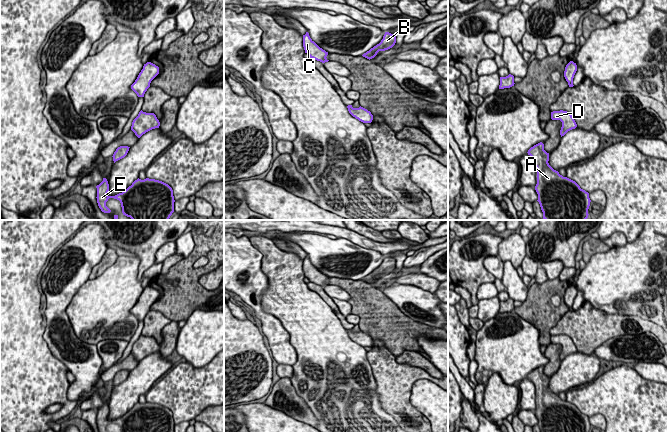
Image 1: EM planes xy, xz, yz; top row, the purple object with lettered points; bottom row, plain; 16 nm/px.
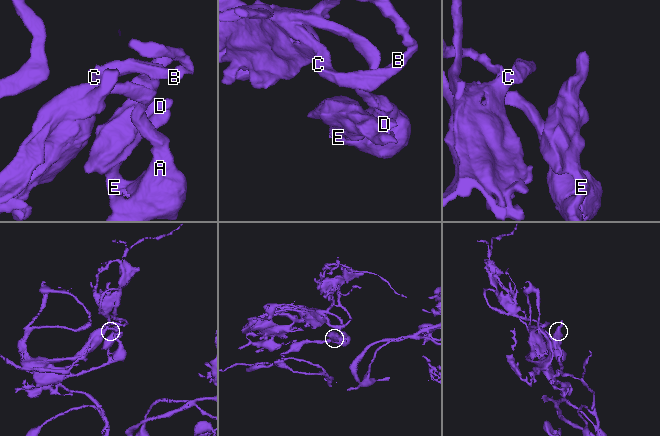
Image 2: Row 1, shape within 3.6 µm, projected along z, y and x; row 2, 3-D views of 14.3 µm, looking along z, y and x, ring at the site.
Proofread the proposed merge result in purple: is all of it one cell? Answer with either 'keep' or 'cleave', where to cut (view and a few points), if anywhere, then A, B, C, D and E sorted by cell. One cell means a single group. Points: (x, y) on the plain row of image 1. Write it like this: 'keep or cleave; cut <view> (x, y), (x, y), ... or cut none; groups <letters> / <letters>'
keep; cut none; groups A B C D E

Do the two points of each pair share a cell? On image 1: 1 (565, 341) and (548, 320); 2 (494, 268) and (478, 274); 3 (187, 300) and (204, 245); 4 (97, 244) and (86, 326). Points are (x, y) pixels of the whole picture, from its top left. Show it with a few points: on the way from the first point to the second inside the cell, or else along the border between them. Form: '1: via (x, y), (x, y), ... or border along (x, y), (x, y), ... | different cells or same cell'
1: border along (567, 307), (568, 311), (550, 329), (550, 342) | different cells
2: border along (488, 255), (484, 259), (483, 265), (496, 278) | different cells
3: via (187, 286), (187, 263), (191, 259) | same cell
4: border along (89, 279), (73, 296) | different cells

